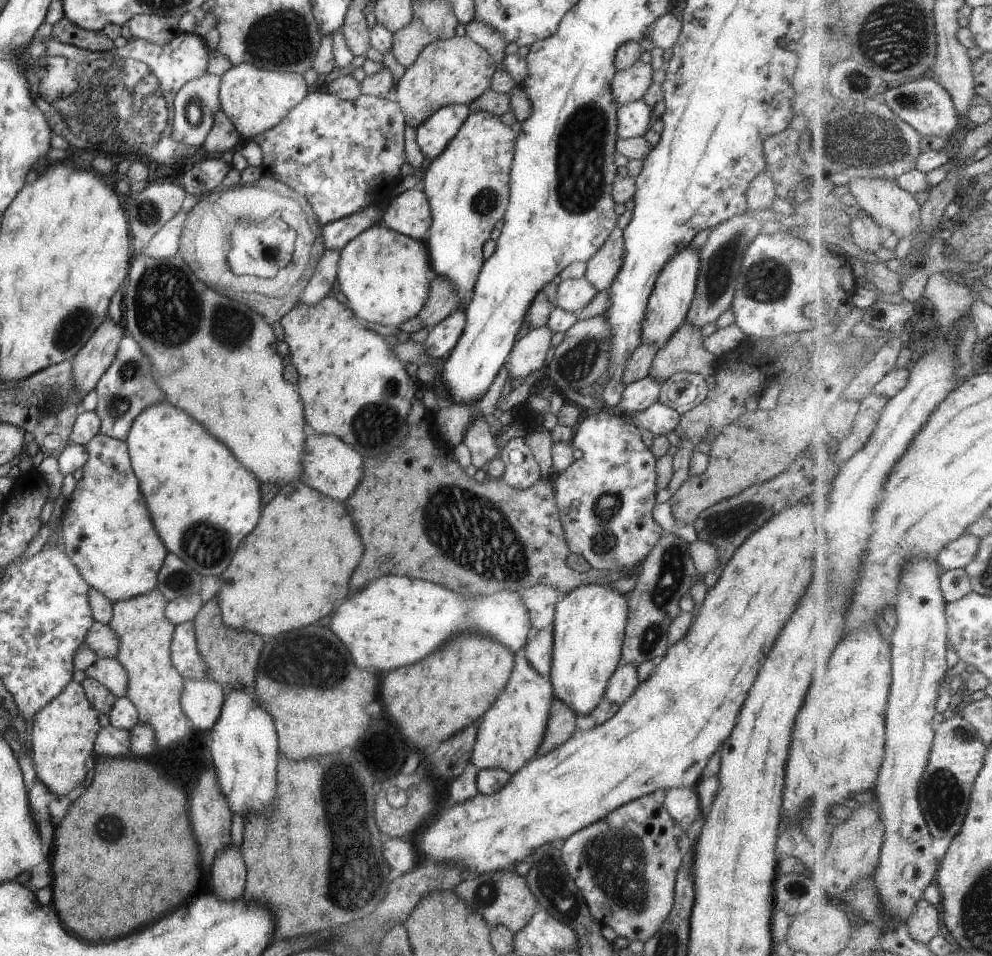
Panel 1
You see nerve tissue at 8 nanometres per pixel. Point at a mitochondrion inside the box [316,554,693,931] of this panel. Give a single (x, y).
(355, 875)

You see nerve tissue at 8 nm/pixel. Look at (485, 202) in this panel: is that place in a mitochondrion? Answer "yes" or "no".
yes

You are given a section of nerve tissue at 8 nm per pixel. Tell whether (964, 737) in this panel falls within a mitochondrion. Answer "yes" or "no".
yes

